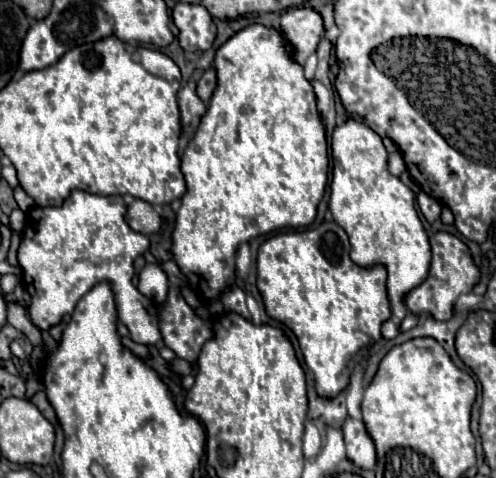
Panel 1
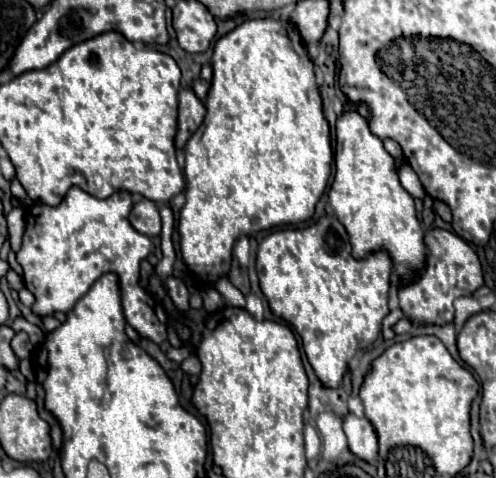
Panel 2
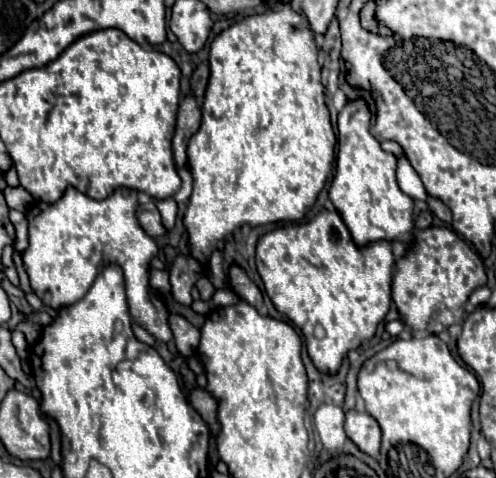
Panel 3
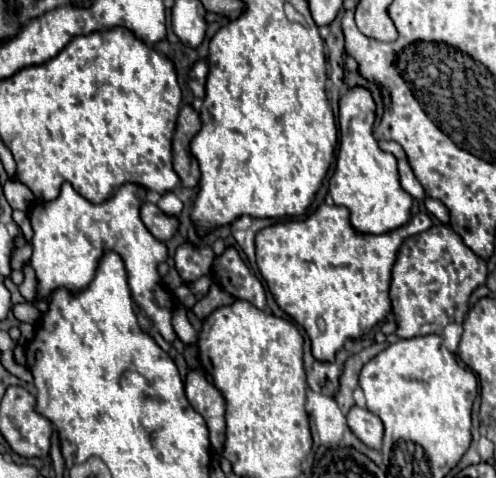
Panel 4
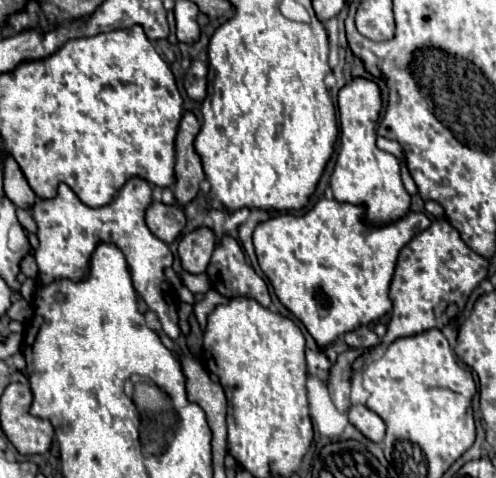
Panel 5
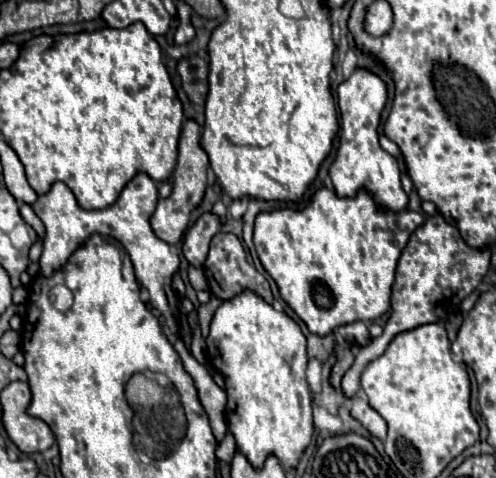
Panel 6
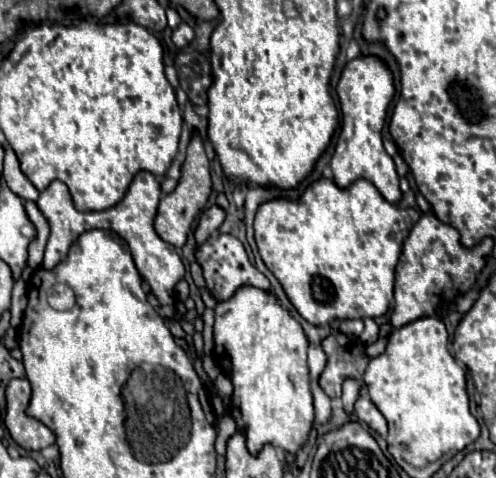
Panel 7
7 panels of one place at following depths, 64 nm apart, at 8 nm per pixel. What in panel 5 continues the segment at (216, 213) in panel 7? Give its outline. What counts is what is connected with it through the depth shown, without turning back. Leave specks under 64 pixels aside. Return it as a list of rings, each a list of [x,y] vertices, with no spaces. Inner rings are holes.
[[[198,228],[186,234],[178,244],[180,264],[190,274],[206,272],[212,252],[214,252],[214,232],[208,228]]]

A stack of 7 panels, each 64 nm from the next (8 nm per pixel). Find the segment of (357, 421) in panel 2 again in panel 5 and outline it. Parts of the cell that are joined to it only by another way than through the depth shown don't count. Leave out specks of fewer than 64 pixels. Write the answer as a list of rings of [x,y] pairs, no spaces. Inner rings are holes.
[[[354,404],[350,410],[348,410],[348,420],[350,424],[354,424],[368,440],[380,444],[384,440],[384,432],[386,432],[386,424],[384,420],[374,414],[372,410],[368,410],[366,406],[362,404]]]

